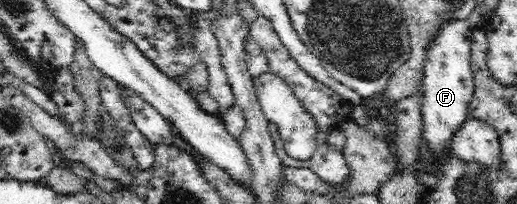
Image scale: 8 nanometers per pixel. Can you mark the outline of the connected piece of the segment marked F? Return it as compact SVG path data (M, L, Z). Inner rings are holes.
M450 21L440 26L434 43L426 51L423 63L423 137L433 155L440 157L450 152L454 133L469 117L469 107L474 97L475 82L471 69L472 26L466 21Z

